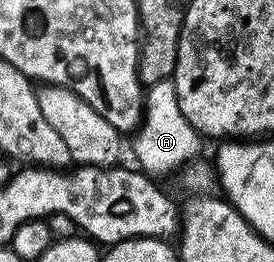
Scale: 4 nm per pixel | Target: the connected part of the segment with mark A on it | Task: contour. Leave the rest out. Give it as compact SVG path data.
M171 79L158 81L154 86L147 88L146 102L142 108L142 122L135 132L136 140L132 143L132 151L141 168L149 176L161 177L167 171L175 172L183 168L184 164L197 158L202 142L200 132L195 131L182 117L182 109L178 109L178 93L174 89Z

